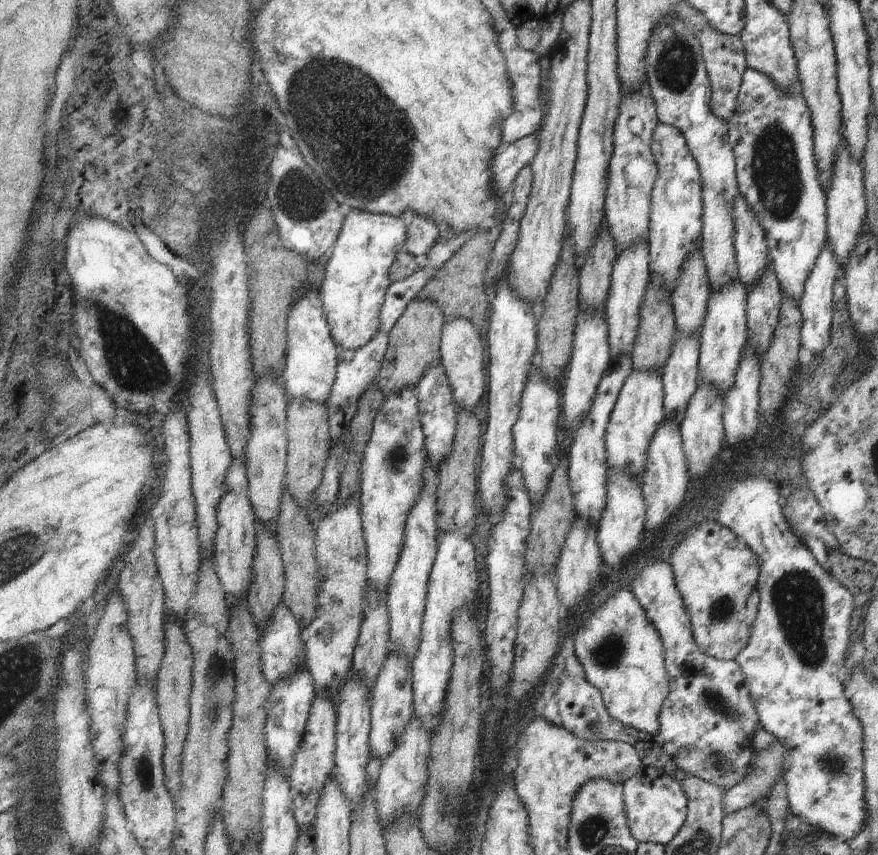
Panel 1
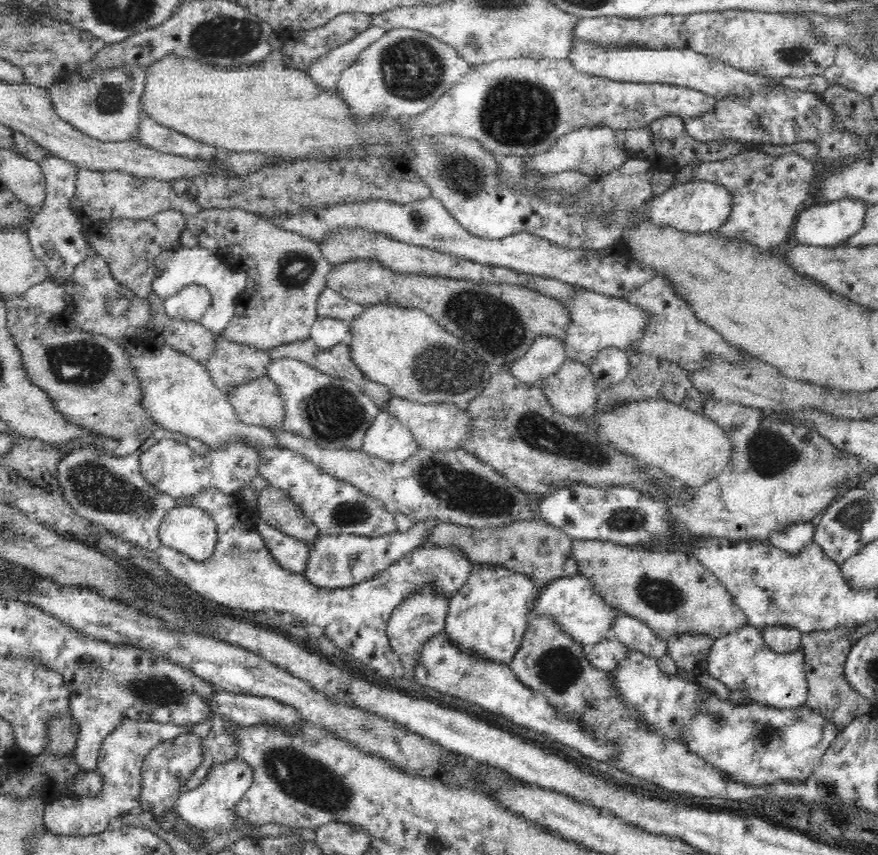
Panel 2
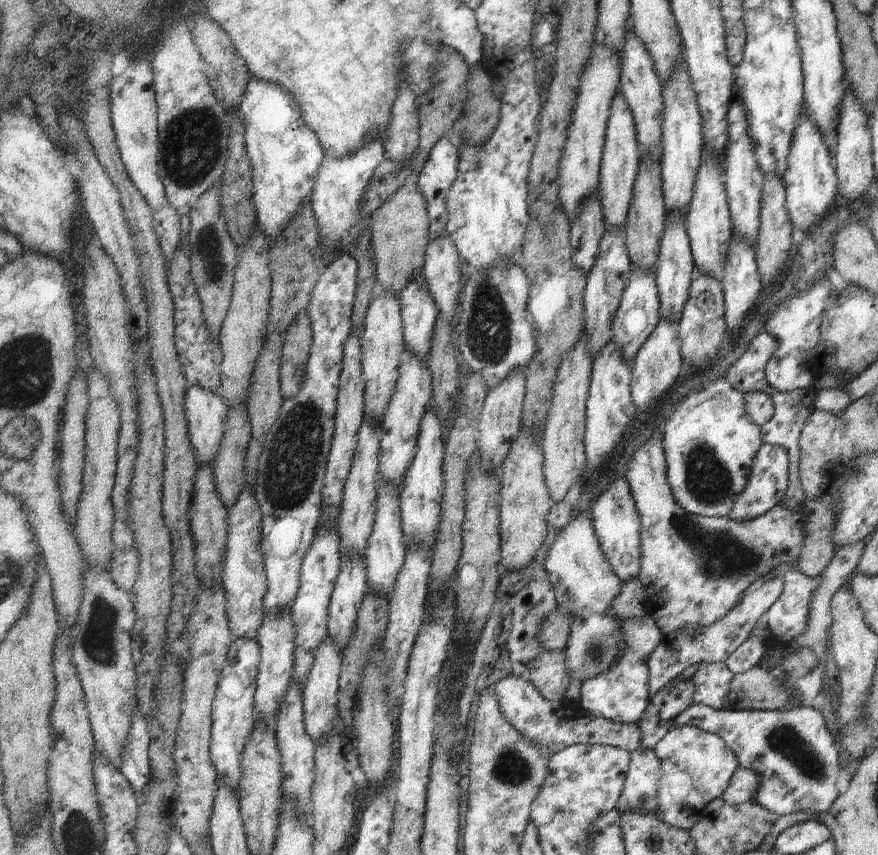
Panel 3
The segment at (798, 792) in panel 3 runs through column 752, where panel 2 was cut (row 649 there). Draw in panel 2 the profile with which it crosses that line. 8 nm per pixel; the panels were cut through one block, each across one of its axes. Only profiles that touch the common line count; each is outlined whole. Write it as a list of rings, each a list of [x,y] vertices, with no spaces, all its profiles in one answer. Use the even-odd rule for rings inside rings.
[[[750,624],[717,638],[707,658],[707,673],[725,685],[728,691],[747,691],[752,703],[791,709],[805,704],[808,681],[805,656],[801,647],[792,652],[774,652],[765,642],[762,628]]]

